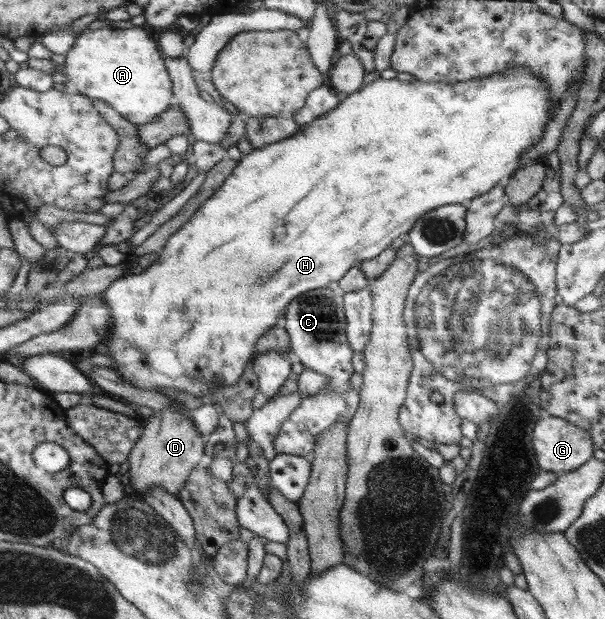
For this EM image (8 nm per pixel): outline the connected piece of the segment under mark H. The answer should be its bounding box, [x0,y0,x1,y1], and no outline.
[100,64,557,403]

